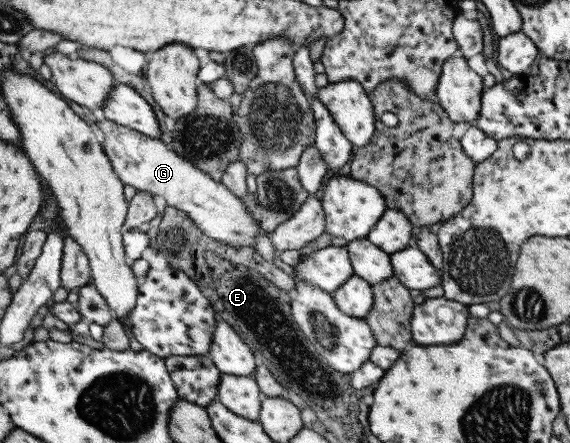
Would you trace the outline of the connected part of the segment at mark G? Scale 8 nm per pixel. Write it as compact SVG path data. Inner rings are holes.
M106 118L95 121L95 125L104 134L102 150L122 185L131 185L136 191L139 189L162 197L166 205L184 211L206 237L228 243L230 247L254 248L254 237L262 233L268 235L260 230L258 220L248 214L244 202L228 191L221 181L214 181L206 172L166 149L160 140L116 125Z

